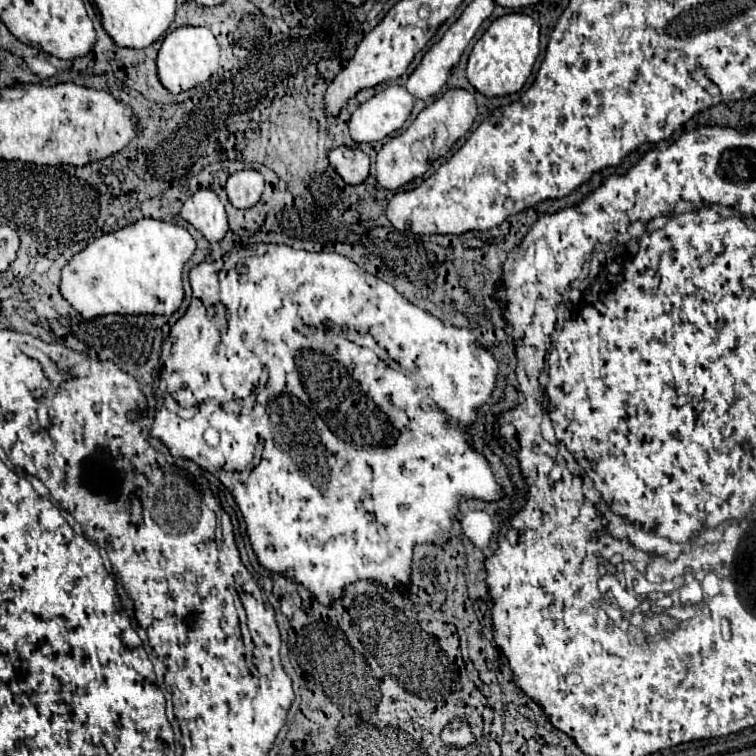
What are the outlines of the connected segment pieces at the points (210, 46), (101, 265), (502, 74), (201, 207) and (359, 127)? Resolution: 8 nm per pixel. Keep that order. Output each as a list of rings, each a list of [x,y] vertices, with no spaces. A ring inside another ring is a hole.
[[[178,27],[172,33],[168,33],[162,41],[162,47],[158,51],[158,79],[160,83],[170,91],[170,93],[182,93],[188,91],[204,81],[210,79],[210,75],[218,69],[218,61],[220,61],[220,49],[218,43],[214,39],[214,35],[210,33],[210,29],[206,27]]]
[[[140,219],[134,225],[102,235],[84,251],[74,255],[62,269],[62,297],[84,319],[108,313],[172,315],[184,297],[182,267],[194,255],[194,249],[196,241],[184,227],[158,219]],[[108,263],[120,265],[118,269],[112,269],[112,265],[108,269]]]
[[[524,13],[502,15],[486,29],[486,33],[472,47],[466,67],[468,81],[478,93],[486,97],[518,93],[532,73],[532,65],[538,57],[538,51],[540,39],[538,39],[538,25],[534,23],[534,19]]]
[[[200,189],[188,197],[182,205],[180,217],[194,225],[210,243],[222,241],[228,229],[224,205],[210,189]]]
[[[388,85],[352,113],[348,121],[350,137],[356,143],[372,143],[392,135],[410,117],[414,101],[406,87]]]

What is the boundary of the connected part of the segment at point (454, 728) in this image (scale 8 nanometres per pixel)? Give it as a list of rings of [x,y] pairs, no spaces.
[[[454,721],[450,723],[444,731],[442,731],[442,739],[444,743],[448,743],[450,747],[466,747],[468,743],[474,741],[472,733],[470,733],[470,727],[462,721]]]

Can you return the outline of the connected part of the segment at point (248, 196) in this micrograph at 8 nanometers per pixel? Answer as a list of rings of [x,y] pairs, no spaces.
[[[236,171],[226,181],[226,193],[236,209],[254,207],[260,201],[264,177],[258,171]]]

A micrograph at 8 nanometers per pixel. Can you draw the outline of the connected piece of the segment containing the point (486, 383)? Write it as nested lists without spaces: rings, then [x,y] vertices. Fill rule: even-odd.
[[[258,243],[230,251],[228,255],[224,255],[222,261],[200,263],[190,269],[190,285],[194,291],[192,301],[184,317],[180,317],[170,329],[170,337],[162,343],[160,357],[160,377],[166,381],[166,391],[180,407],[180,411],[170,411],[166,409],[164,401],[158,401],[150,435],[160,439],[168,447],[172,457],[184,457],[198,463],[204,471],[216,475],[220,483],[230,489],[236,505],[242,511],[246,533],[262,567],[280,573],[290,581],[302,583],[322,605],[330,605],[330,601],[342,597],[346,585],[360,579],[382,585],[386,589],[410,585],[414,543],[448,543],[450,527],[462,499],[480,499],[490,503],[504,497],[502,485],[494,479],[492,465],[486,461],[484,455],[476,453],[468,445],[464,435],[466,425],[472,425],[476,421],[476,409],[482,407],[496,389],[498,375],[498,359],[482,345],[474,345],[476,337],[472,329],[442,323],[442,319],[430,315],[422,307],[412,305],[390,283],[374,277],[372,273],[366,273],[348,257],[322,251],[296,251],[282,243]],[[212,293],[216,295],[216,301],[222,303],[224,315],[222,311],[218,313],[218,317],[210,315],[214,307]],[[370,343],[378,343],[380,349],[370,347]],[[208,427],[218,429],[218,447],[206,445],[202,435]]]

